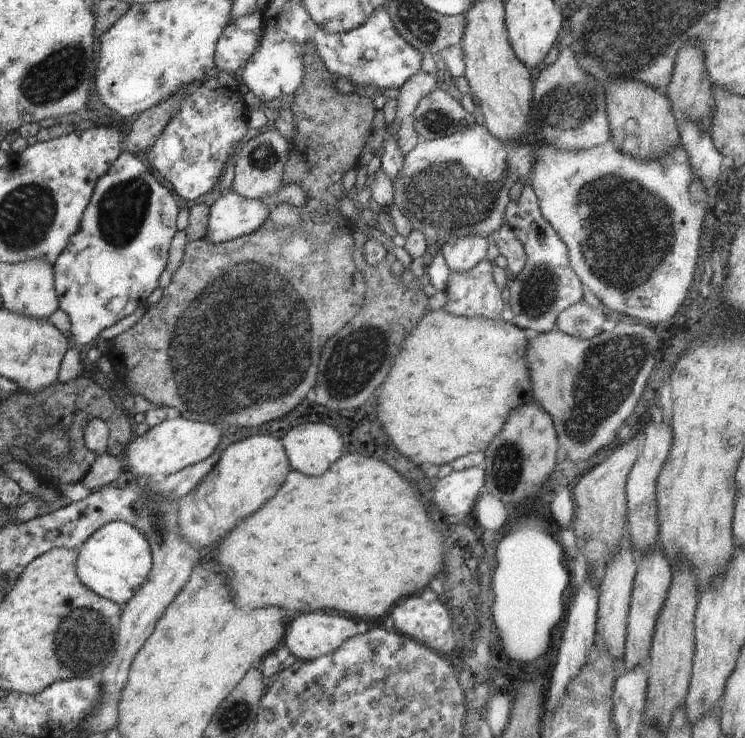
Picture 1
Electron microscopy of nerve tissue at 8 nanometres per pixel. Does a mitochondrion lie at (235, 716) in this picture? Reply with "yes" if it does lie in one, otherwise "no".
yes

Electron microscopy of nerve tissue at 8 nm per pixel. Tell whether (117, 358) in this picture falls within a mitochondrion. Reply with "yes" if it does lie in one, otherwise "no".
no

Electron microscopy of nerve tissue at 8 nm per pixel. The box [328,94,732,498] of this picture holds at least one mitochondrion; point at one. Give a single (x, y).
(622, 257)

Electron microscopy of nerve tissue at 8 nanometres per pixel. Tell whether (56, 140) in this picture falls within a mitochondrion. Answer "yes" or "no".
no

